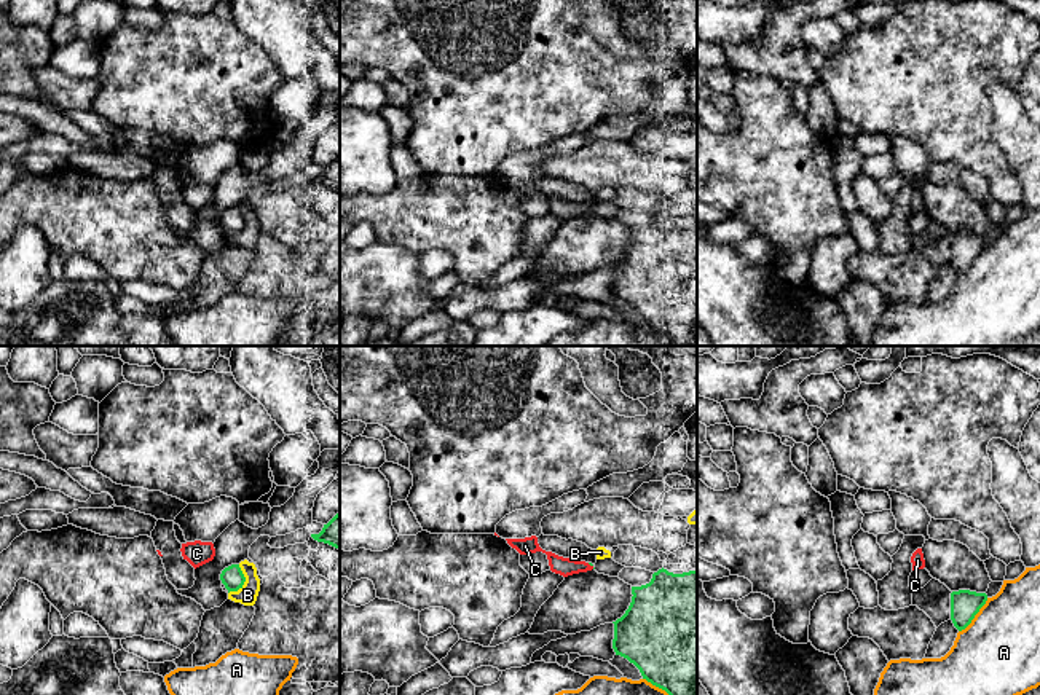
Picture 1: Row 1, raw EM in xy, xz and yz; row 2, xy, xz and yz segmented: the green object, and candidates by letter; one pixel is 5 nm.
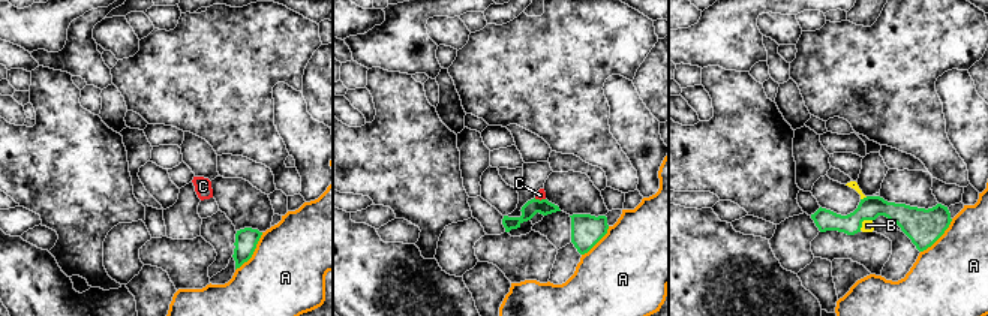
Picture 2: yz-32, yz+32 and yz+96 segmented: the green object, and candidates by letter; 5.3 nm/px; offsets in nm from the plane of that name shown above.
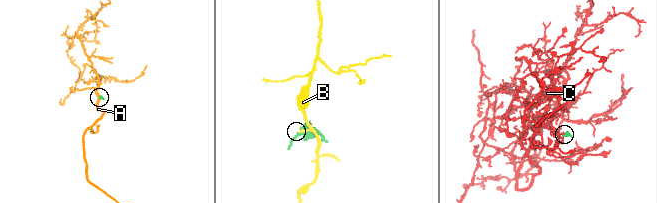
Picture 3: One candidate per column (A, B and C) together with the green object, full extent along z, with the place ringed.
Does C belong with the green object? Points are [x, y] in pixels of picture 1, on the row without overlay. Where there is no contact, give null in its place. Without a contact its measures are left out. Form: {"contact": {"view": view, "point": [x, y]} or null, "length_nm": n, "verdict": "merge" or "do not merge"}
{"contact": {"view": "xz", "point": [590, 208]}, "length_nm": 50, "verdict": "do not merge"}

